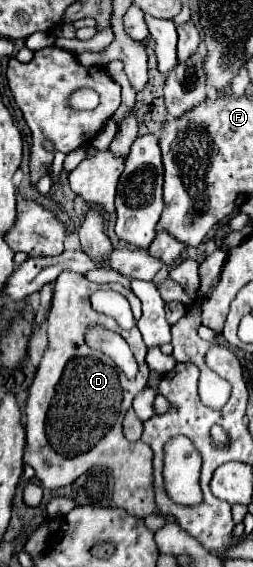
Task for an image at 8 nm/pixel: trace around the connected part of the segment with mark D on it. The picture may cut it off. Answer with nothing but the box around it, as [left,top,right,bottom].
[24,271,158,517]

